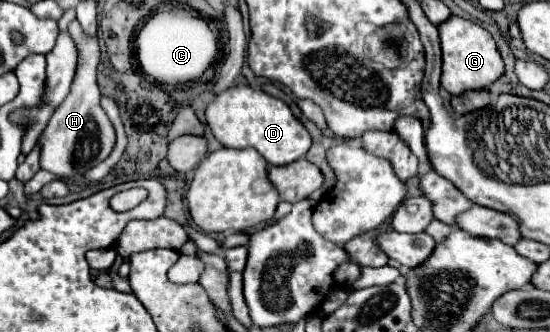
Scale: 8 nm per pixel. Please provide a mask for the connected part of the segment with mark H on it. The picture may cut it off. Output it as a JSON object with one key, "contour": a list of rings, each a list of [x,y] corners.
{"contour":[[[77,19],[69,23],[69,33],[79,51],[73,85],[65,101],[61,101],[61,105],[53,111],[49,125],[43,129],[37,141],[41,147],[41,169],[55,173],[59,179],[85,173],[93,165],[107,159],[115,145],[115,129],[99,105],[101,93],[97,87],[97,65],[101,53],[97,37],[85,37],[85,33],[81,33],[81,25]]]}

